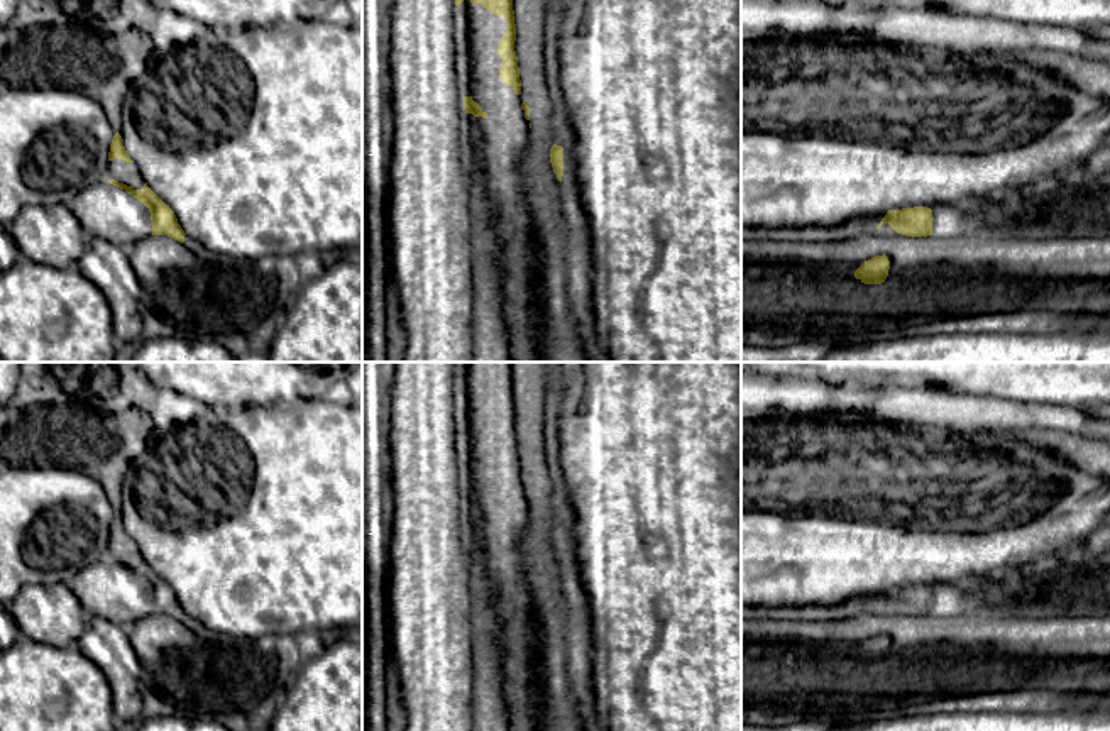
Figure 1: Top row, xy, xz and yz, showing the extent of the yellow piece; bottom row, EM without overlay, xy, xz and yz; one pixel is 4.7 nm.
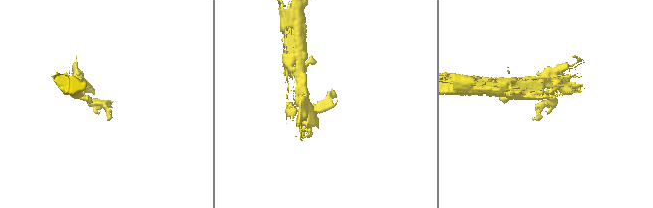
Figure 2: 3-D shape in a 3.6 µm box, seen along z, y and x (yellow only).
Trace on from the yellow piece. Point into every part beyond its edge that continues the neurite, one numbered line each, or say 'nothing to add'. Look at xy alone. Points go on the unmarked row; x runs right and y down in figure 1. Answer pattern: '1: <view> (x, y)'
1: xy (104, 589)

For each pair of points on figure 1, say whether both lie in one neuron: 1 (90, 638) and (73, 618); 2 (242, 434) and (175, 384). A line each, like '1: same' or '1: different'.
1: different
2: different

